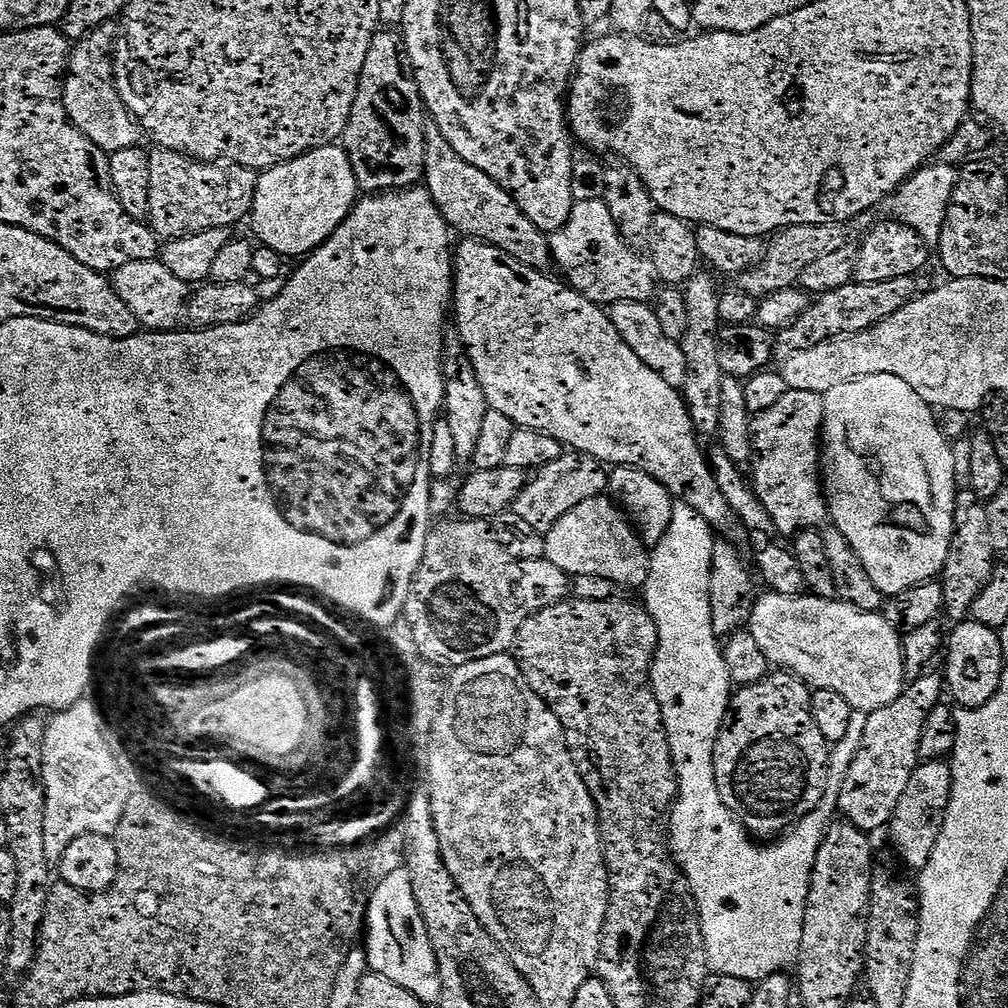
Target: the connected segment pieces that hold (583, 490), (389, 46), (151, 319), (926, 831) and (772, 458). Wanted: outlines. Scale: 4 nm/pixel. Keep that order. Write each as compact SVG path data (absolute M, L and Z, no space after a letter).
M565 454L562 458L558 458L558 462L550 462L550 466L539 469L533 475L536 477L525 483L524 489L515 502L514 510L518 518L534 526L534 530L546 534L562 517L570 514L570 510L582 506L582 502L595 496L605 495L608 492L609 475L609 469L592 456Z
M396 30L377 31L372 37L370 50L366 54L366 62L362 66L358 94L342 137L342 147L348 153L350 166L354 166L356 182L361 193L383 194L407 190L423 181L428 145L424 137L425 123L424 99L416 81L416 71L412 69L412 59L403 35Z
M163 259L143 260L142 262L130 262L122 266L114 273L111 273L112 288L130 306L130 314L134 314L137 325L141 329L150 332L174 332L181 327L180 323L186 320L186 313L190 303L190 288L181 278L176 278L174 274L164 265Z
M944 760L925 761L917 765L916 772L910 778L906 793L899 799L893 812L893 820L888 827L895 848L901 858L916 872L927 866L930 854L937 845L952 797L953 774L951 765Z
M789 390L770 410L757 415L753 421L754 463L750 468L750 480L757 498L773 519L776 532L787 538L819 529L820 523L829 519L822 483L823 426L824 397L810 390Z

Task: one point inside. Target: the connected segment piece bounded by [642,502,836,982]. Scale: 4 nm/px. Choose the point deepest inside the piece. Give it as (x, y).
(752, 900)

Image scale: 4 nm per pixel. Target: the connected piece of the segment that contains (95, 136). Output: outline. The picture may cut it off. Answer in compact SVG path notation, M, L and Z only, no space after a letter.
M111 23L88 33L71 49L64 77L64 105L68 120L94 146L106 153L135 148L141 143L140 121L135 119L116 89L116 64L112 60Z

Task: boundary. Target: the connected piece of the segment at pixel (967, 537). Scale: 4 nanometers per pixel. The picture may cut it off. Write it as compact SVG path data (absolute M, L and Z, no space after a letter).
M971 490L961 491L956 497L956 533L952 535L950 554L944 563L942 583L944 585L944 609L945 615L950 616L954 622L962 622L969 617L972 606L978 595L990 582L993 568L997 567L998 557L994 542L991 541L990 519L987 517L985 501L977 498L976 493Z

